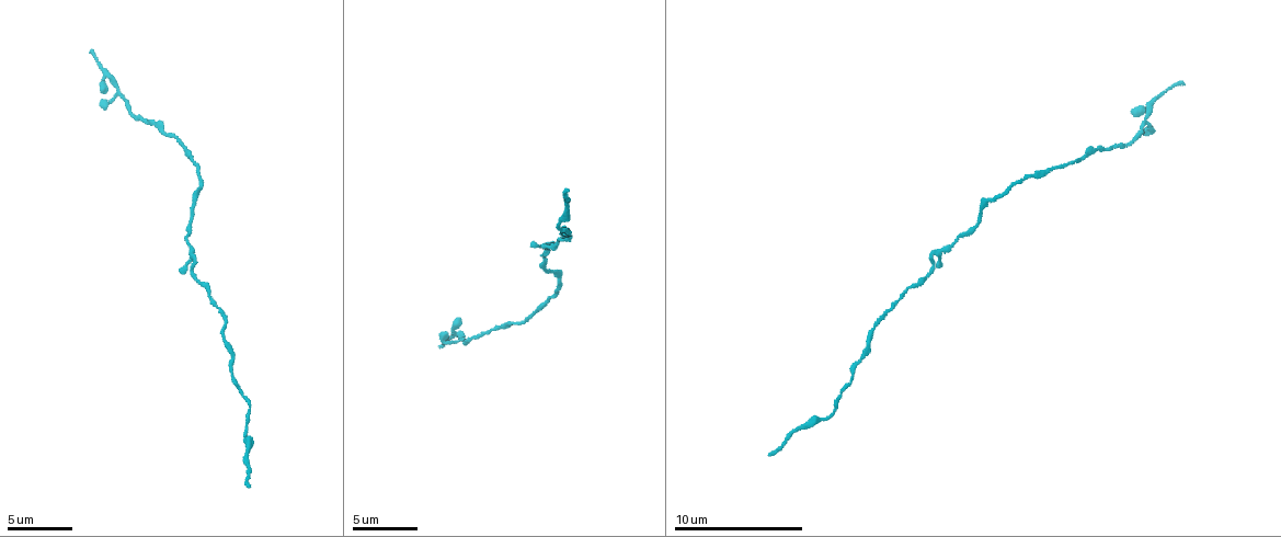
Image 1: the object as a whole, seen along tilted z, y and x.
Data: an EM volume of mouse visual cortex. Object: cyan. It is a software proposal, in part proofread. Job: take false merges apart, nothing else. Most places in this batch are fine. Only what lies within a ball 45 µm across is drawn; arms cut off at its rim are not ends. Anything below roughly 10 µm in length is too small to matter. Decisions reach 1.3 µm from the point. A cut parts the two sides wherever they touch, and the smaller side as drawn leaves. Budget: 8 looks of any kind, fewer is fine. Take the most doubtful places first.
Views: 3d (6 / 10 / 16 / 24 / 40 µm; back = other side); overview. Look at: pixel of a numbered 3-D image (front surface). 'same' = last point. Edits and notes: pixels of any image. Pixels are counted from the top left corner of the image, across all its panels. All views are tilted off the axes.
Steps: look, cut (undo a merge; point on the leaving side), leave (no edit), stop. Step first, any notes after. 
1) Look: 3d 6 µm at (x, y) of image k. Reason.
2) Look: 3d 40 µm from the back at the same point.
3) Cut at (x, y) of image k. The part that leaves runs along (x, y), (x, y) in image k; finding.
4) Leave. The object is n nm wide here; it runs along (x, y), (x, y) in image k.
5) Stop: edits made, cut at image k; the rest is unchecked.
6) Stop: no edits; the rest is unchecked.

Look: 3d 10 µm at (192, 260) of image 1. Small branch off a trunk.

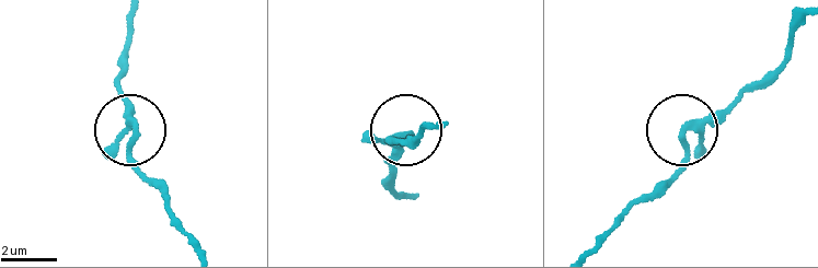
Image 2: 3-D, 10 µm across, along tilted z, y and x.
Leave. The object is 210 nm wide here; it runs along (122, 79), (135, 128), (131, 155), (149, 185) in image 2; continuous, no second cell.

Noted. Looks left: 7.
Look: 3d 16 µm at (532, 312) of image 1. Sudden change in width.

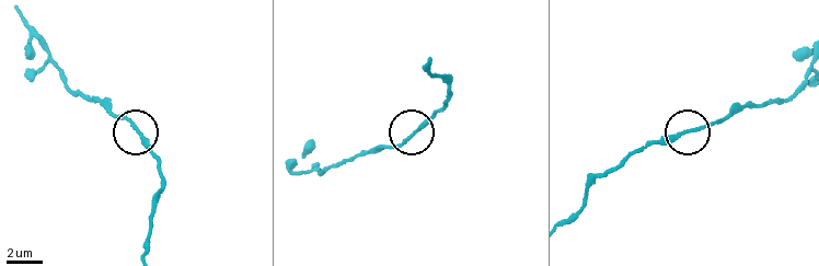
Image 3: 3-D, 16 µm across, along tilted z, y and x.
Leave. It runs along (567, 219), (580, 206), (590, 186), (630, 157), (735, 113) in image 3; all the same cell.

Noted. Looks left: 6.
Look: 3d 10 µm at (193, 217) of image 1. Thin neck.

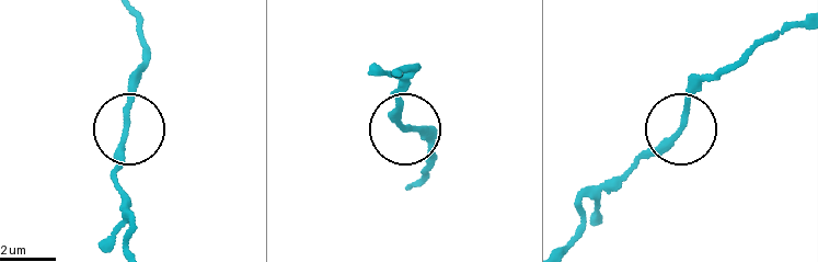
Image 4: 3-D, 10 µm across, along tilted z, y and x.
Look: 3d 6 µm at (402, 126) of image 4.

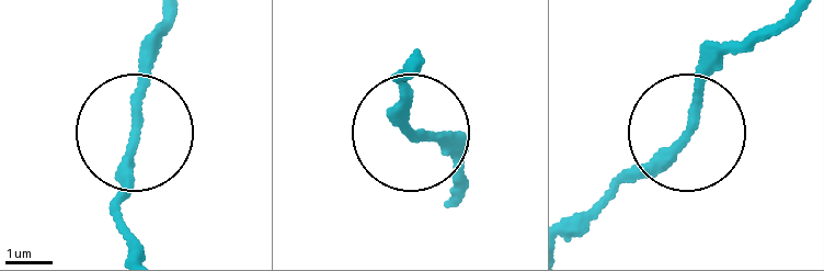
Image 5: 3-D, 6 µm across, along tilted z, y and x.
Leave. It runs along (127, 198), (138, 93), (161, 31) in image 5; continuous, no second cell.

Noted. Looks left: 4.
Look: 3d 6 µm at (875, 325) of image 1. Sudden change in width.

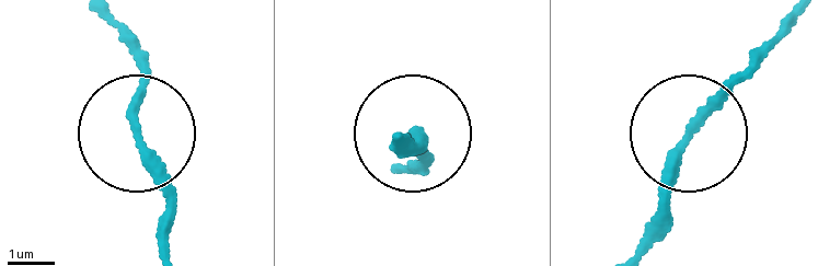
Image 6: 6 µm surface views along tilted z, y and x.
Look: 3d 6 µm from the back at (135, 126) of image 6.

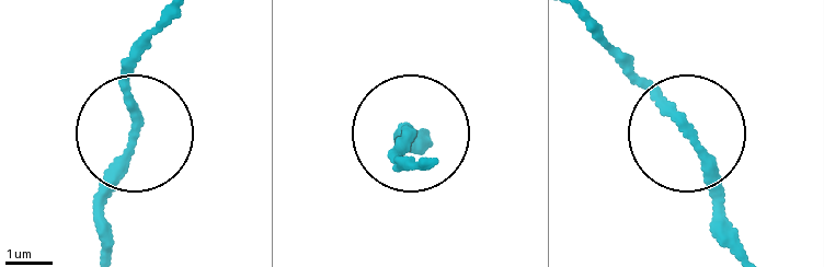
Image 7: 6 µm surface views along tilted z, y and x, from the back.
Leave. The object is 180 nm wide here; it runs along (163, 20), (136, 77), (130, 147), (98, 240) in image 7; continuous, no second cell.

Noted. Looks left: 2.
Stop: no edits; the rest is unchecked.

